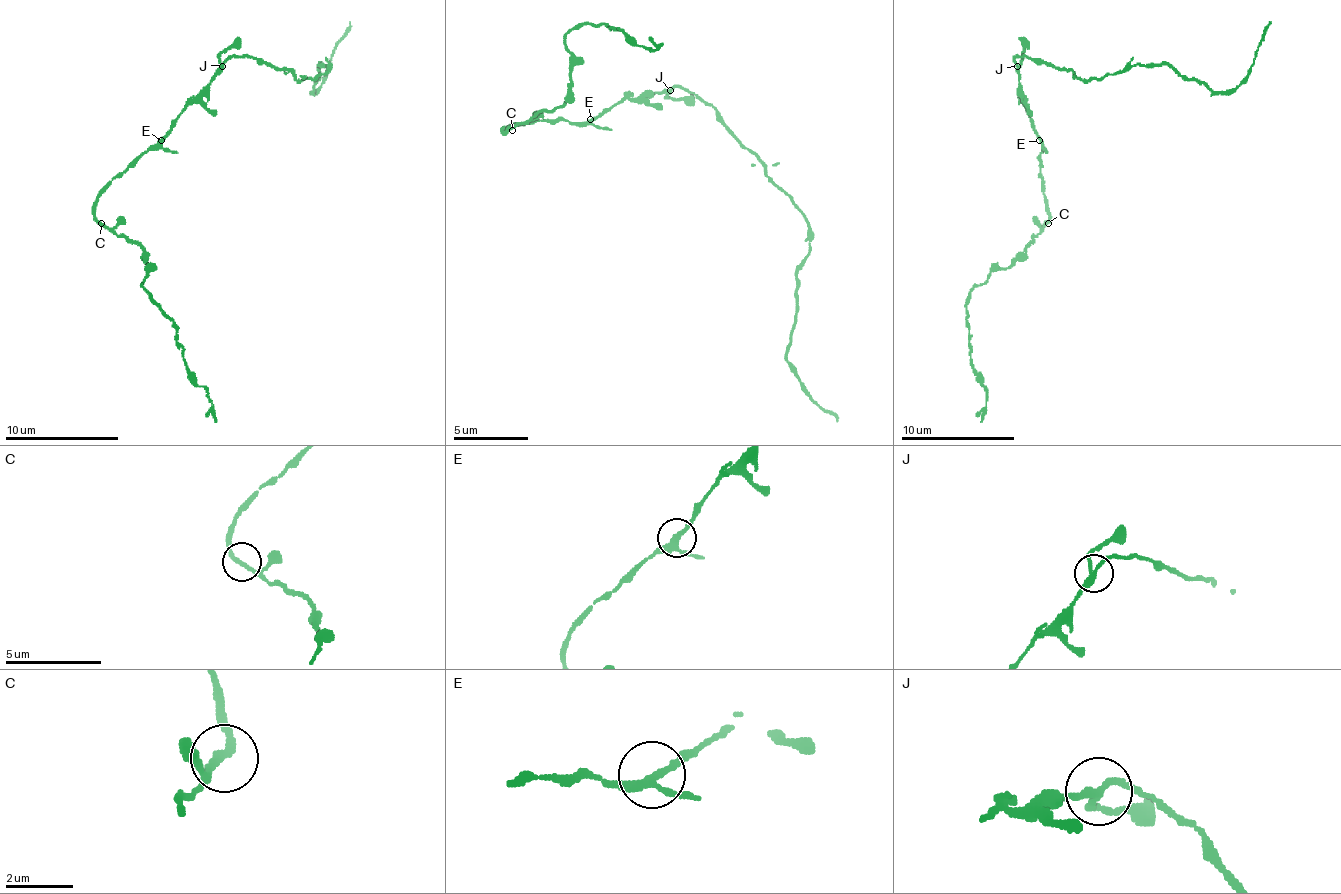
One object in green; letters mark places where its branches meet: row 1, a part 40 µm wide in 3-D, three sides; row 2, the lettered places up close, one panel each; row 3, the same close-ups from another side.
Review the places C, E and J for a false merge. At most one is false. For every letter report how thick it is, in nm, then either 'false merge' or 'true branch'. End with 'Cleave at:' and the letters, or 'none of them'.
C: 240 nm | true branch
E: 200 nm | true branch
J: 200 nm | false merge
Cleave at: J

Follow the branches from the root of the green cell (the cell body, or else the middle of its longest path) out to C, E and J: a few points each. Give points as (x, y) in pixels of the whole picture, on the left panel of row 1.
C: (181, 109), (175, 123), (152, 146), (141, 152), (98, 197), (96, 217), (101, 223)
E: (181, 109), (172, 129), (161, 140)
J: (181, 109), (221, 66)

